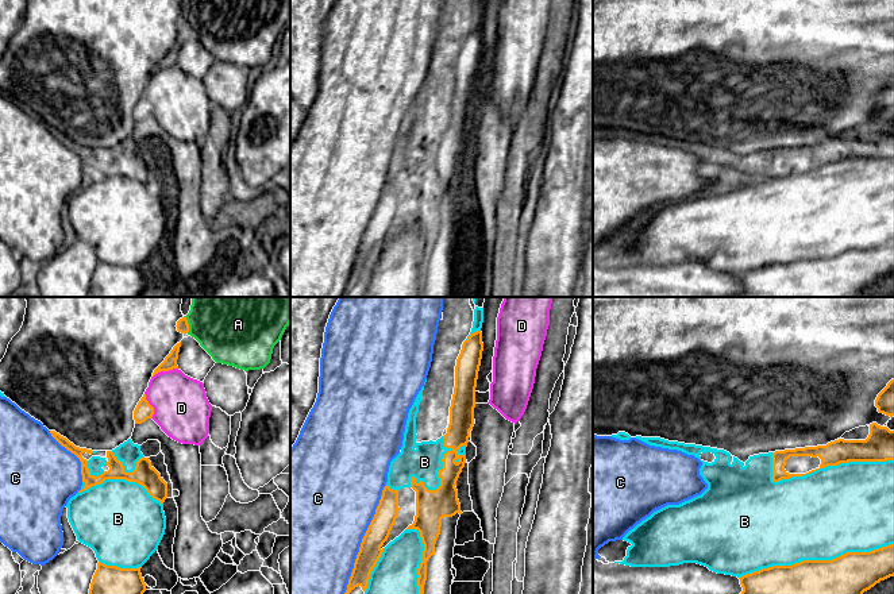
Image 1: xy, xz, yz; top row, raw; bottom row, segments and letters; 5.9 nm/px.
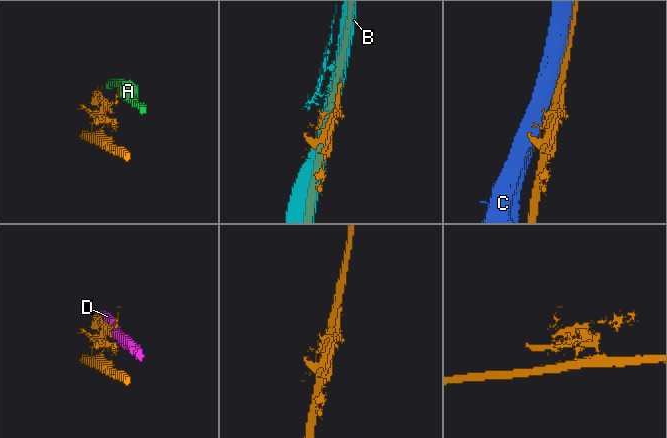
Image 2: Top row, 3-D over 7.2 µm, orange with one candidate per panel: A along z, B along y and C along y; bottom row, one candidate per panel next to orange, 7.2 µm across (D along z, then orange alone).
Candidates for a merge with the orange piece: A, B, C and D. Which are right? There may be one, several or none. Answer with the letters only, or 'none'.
none

